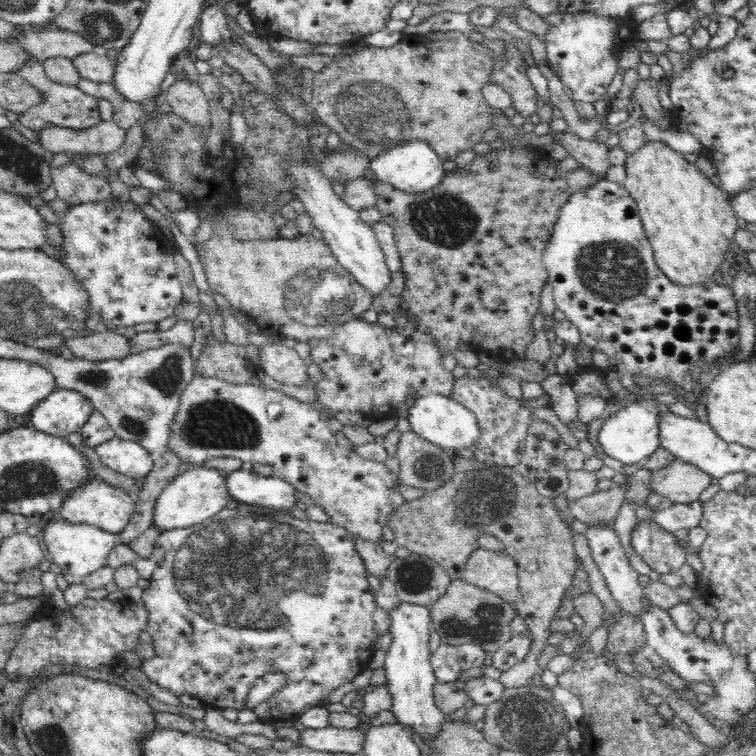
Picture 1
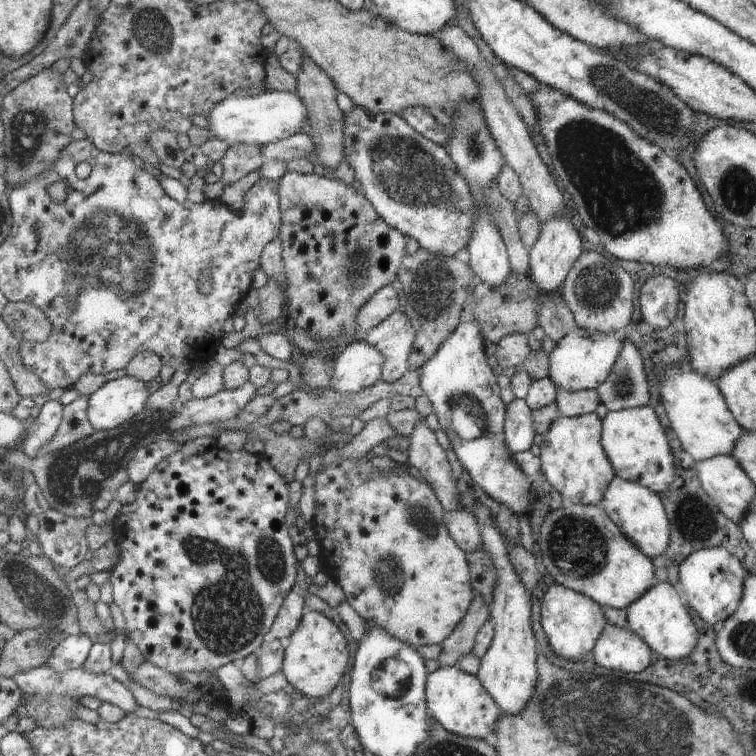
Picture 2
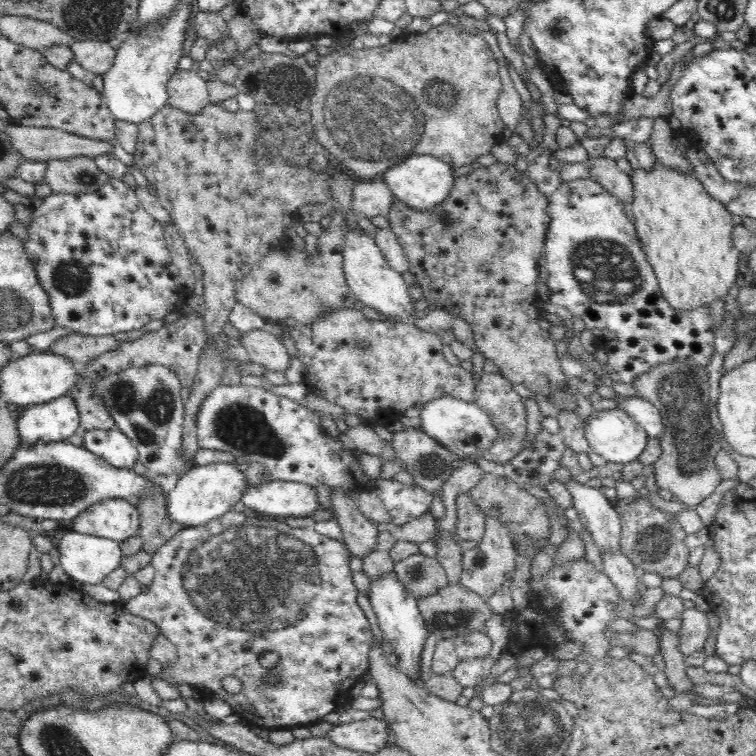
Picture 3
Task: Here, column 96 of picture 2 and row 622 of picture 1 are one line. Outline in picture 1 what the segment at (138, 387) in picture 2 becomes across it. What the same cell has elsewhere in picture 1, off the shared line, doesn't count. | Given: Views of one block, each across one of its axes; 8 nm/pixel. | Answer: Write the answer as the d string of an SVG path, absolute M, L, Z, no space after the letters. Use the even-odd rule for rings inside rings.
M402 601L388 613L390 615L388 630L392 635L392 642L387 650L384 668L387 678L386 687L393 698L390 710L400 725L419 733L425 742L432 742L440 734L444 718L447 716L437 706L433 691L437 678L431 665L432 652L428 644L431 624L430 609Z

